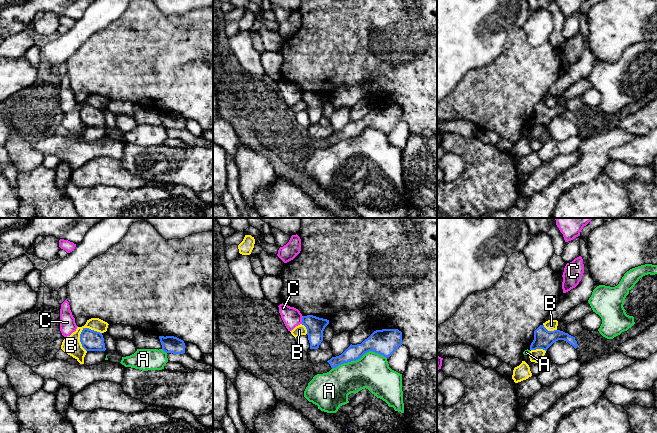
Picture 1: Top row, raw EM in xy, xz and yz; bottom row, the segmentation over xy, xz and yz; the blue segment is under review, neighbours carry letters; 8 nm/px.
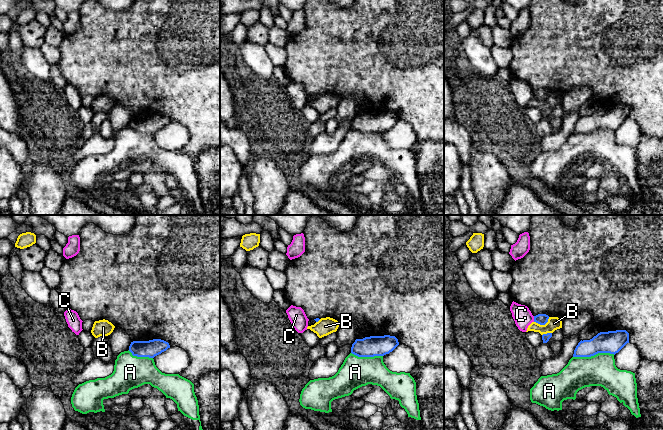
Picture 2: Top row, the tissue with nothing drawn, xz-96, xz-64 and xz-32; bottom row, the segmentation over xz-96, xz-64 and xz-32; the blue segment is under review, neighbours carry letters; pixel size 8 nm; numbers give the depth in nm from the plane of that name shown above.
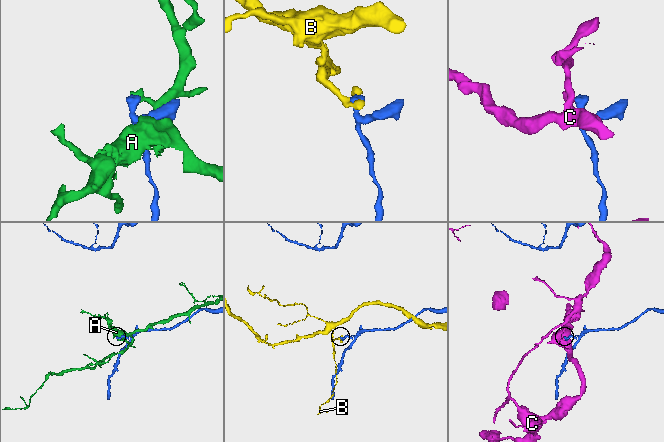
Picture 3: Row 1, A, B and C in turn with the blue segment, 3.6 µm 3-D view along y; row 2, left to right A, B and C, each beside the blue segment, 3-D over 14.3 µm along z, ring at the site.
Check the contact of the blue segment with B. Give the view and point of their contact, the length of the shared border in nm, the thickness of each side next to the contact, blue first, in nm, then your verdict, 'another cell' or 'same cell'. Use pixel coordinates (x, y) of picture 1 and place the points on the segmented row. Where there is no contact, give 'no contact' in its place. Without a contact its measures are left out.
meets blue in xy at (82, 331); contact 200 nm long; 170 nm thick on the blue side, 150 nm on the other; another cell

